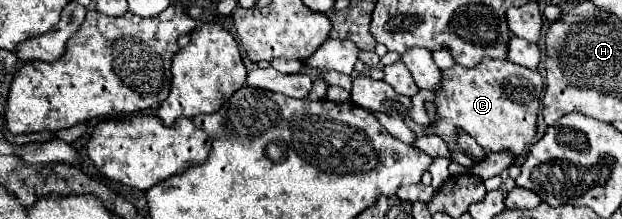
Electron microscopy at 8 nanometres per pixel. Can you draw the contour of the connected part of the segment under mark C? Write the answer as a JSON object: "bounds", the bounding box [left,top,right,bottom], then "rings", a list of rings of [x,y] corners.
{"bounds":[429,58,543,156],"rings":[[[485,58],[475,68],[455,64],[443,70],[443,88],[437,92],[439,122],[429,128],[431,134],[439,134],[445,142],[455,138],[455,126],[471,134],[477,144],[487,152],[509,150],[515,156],[525,152],[525,146],[535,138],[537,112],[543,94],[543,78],[537,70],[517,66],[509,60]]]}

